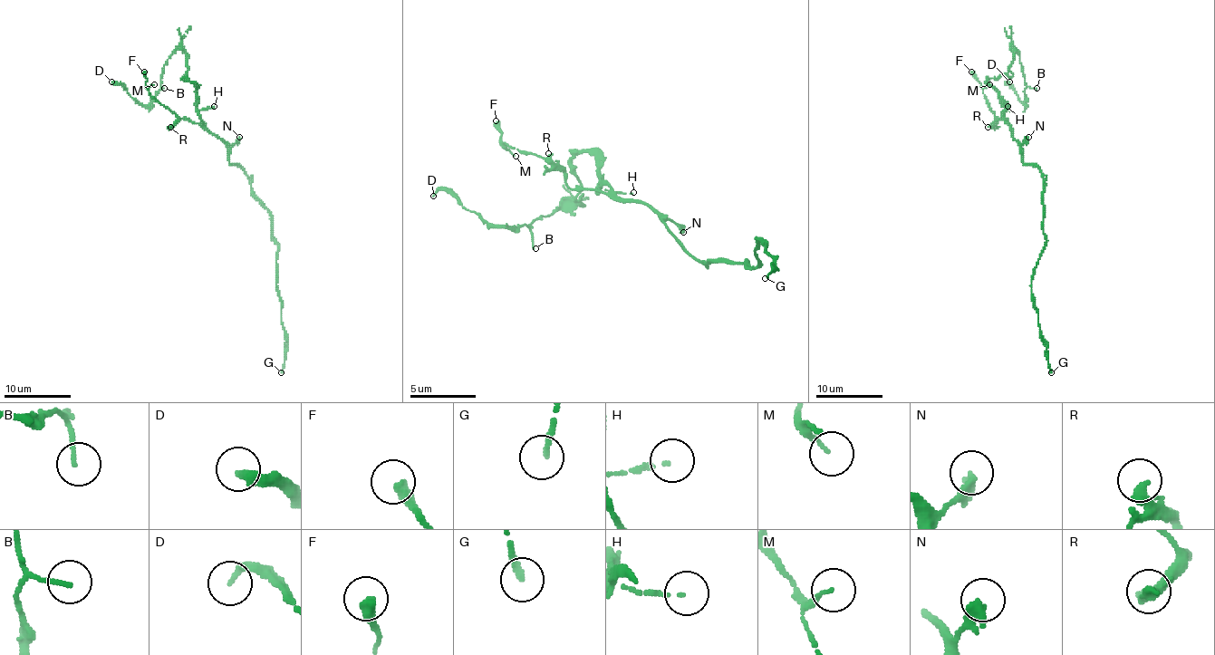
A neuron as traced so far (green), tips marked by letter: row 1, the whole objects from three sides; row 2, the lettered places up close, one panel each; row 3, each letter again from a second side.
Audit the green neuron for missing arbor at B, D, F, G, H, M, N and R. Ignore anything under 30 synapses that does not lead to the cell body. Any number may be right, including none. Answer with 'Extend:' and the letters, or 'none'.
Extend: none

